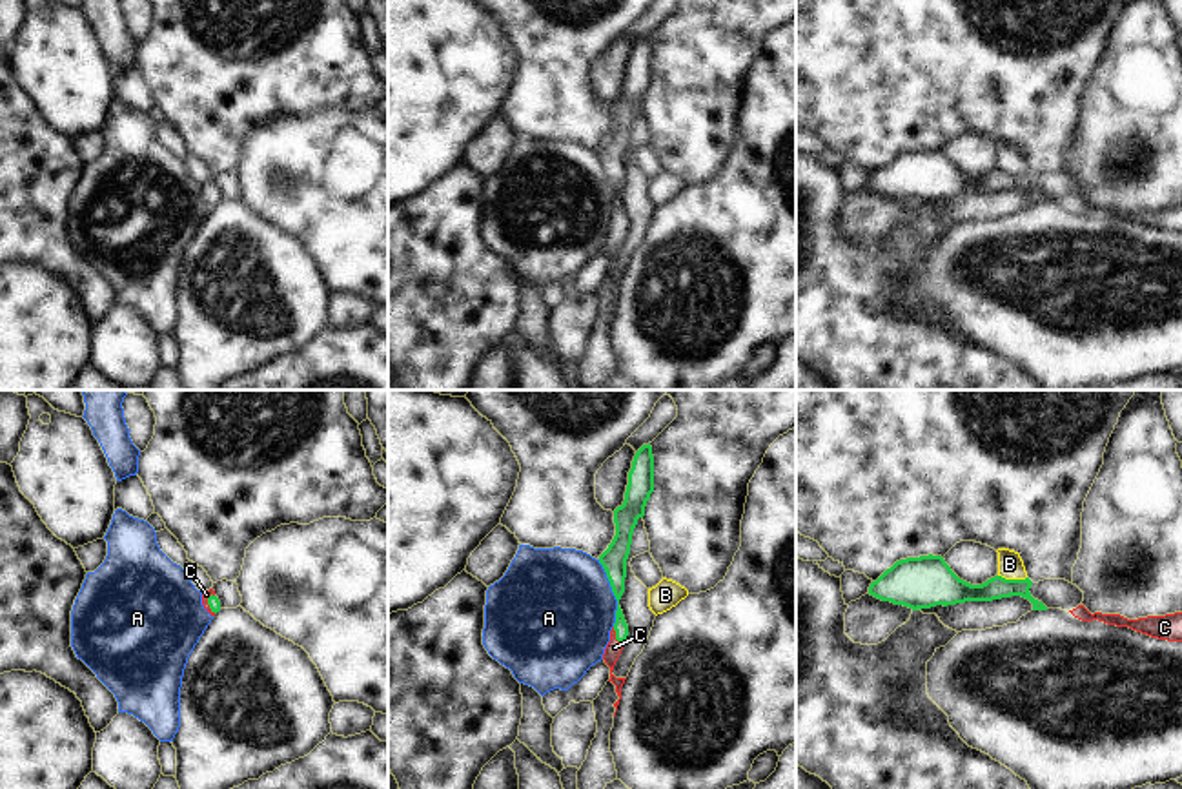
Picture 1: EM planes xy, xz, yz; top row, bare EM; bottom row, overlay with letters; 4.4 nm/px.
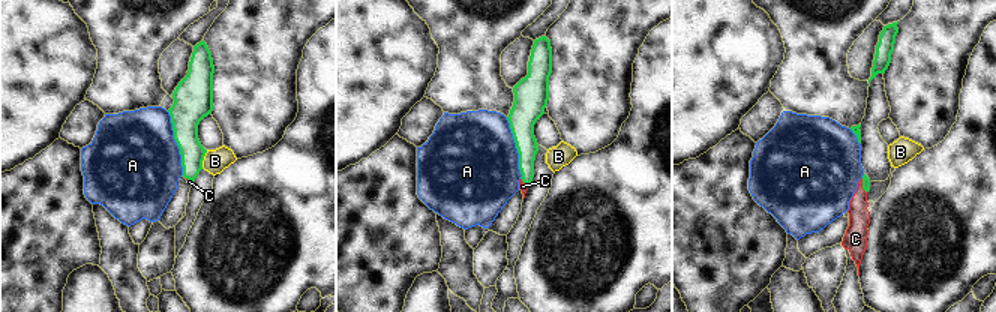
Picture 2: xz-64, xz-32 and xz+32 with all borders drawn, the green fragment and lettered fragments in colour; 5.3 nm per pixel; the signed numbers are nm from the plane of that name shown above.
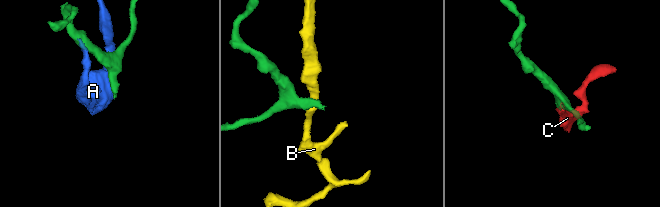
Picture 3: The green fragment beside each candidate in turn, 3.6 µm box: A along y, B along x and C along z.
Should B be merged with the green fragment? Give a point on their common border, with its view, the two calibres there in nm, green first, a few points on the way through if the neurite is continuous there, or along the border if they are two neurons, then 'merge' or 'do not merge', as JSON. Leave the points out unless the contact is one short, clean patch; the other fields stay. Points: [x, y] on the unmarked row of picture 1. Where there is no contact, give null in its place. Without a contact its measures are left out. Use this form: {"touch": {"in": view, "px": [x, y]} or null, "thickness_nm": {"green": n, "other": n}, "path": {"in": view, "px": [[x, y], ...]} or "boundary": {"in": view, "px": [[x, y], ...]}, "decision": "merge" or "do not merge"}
{"touch": {"in": "yz", "px": [1013, 172]}, "thickness_nm": {"green": 110, "other": 110}, "boundary": {"in": "yz", "px": [[998, 166], [1026, 170]]}, "decision": "do not merge"}

